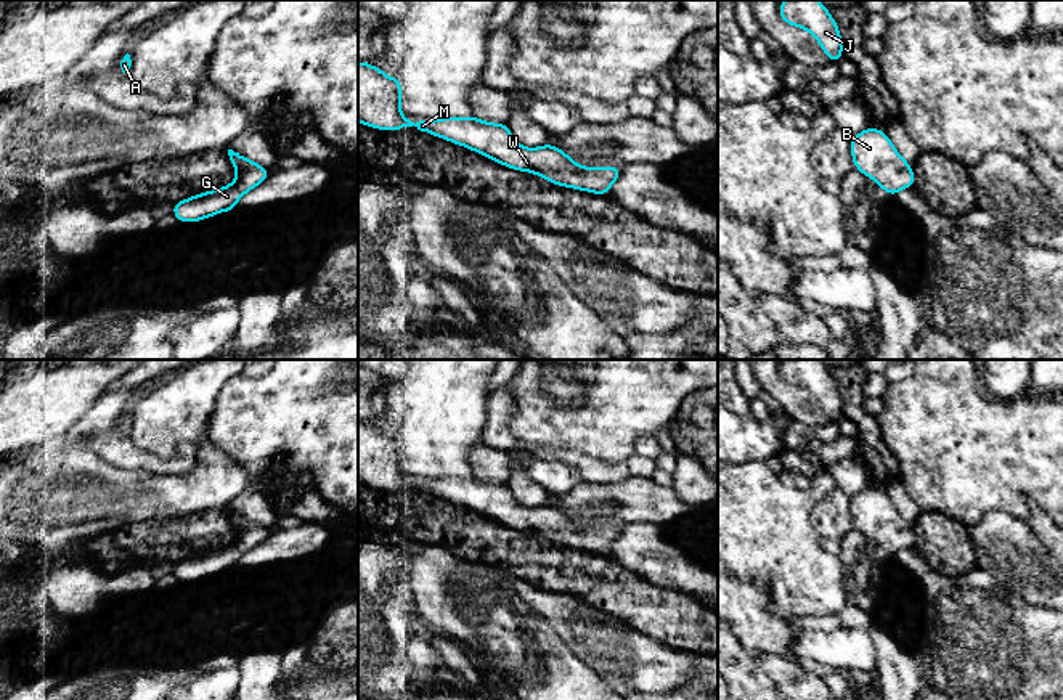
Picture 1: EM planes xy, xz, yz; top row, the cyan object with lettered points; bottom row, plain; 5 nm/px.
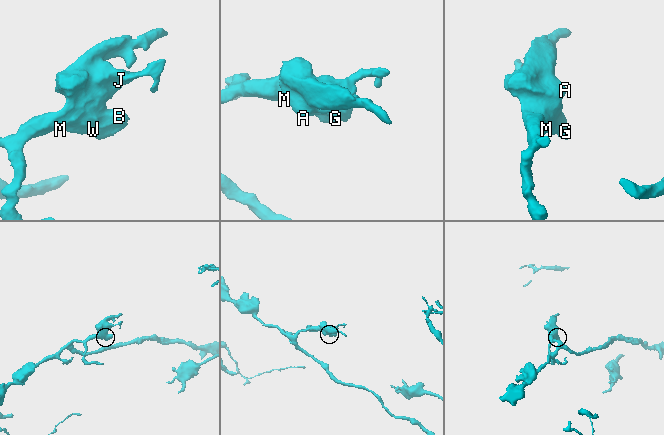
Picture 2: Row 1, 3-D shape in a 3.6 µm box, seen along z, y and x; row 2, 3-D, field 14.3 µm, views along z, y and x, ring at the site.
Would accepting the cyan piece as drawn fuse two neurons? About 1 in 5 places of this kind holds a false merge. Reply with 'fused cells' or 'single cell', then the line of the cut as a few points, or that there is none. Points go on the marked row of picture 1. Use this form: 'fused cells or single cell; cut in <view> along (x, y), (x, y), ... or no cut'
single cell; no cut

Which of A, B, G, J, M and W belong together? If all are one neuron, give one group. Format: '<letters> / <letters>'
A B G J M W

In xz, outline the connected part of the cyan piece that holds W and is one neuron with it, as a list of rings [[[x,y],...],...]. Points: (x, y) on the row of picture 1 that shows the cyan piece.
[[[358,61],[358,124],[385,132],[414,125],[511,170],[528,172],[552,185],[601,196],[609,194],[623,172],[623,167],[615,165],[580,165],[564,149],[549,143],[525,148],[514,140],[509,125],[491,124],[477,116],[451,116],[414,124],[401,114],[400,75],[387,77],[382,67],[374,67],[369,61]]]

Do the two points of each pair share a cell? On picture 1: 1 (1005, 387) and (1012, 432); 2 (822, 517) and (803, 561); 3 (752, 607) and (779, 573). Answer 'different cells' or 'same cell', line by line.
1: different cells
2: different cells
3: different cells

